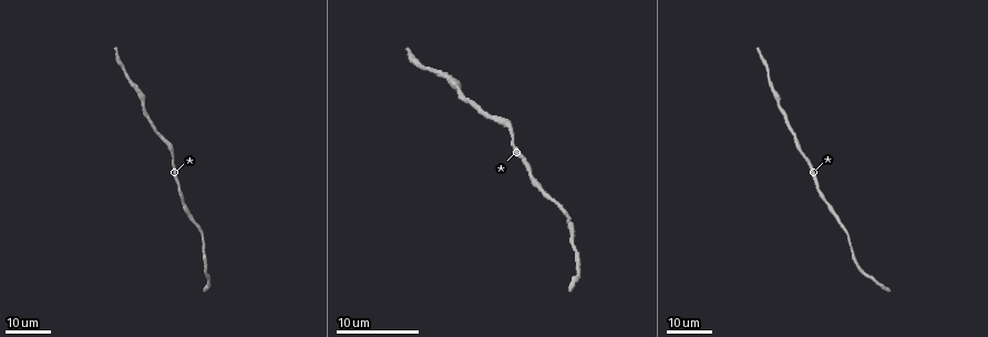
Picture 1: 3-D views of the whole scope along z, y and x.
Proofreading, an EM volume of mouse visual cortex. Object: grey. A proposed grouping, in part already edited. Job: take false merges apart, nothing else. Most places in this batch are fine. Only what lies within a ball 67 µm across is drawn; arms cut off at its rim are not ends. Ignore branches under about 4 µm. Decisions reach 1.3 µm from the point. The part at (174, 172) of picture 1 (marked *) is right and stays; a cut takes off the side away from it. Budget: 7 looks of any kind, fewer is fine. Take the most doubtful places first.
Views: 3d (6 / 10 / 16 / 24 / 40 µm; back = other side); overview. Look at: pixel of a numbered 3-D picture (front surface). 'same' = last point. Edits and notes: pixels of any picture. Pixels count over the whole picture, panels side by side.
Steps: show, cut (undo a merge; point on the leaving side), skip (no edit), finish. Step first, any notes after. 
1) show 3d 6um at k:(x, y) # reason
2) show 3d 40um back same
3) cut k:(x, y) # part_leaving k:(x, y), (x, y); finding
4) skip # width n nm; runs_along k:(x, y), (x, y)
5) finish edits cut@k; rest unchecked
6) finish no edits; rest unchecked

show 3d 24um at 1:(766, 69) # calibre changes

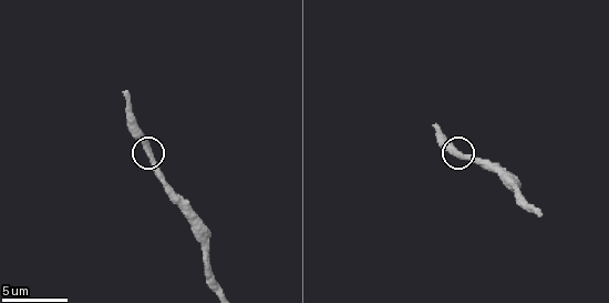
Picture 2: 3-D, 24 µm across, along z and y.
show 3d 6um at 2:(459, 156)

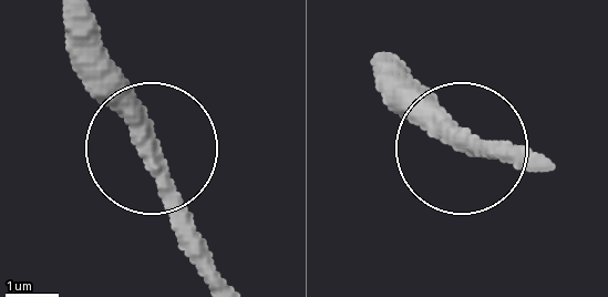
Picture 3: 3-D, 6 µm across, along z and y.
show 3d 6um back at 3:(147, 144)

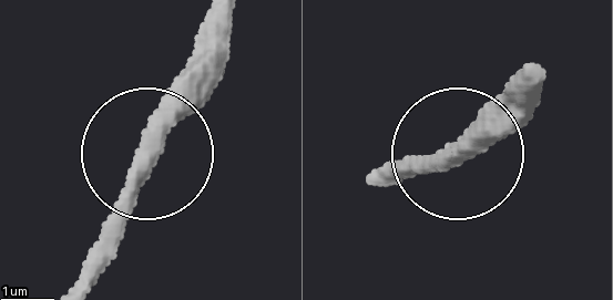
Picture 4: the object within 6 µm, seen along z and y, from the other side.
skip # width 380 nm; continuous, no second cell

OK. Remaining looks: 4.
show 3d 10um at 2:(181, 203) # thick turns thin

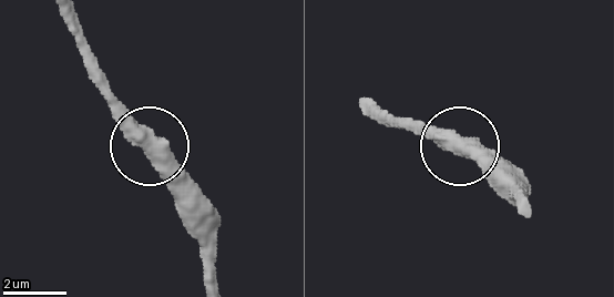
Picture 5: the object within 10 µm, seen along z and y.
skip # all the same cell

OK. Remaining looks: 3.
show 3d 16um at 1:(831, 203) # thick turns thin

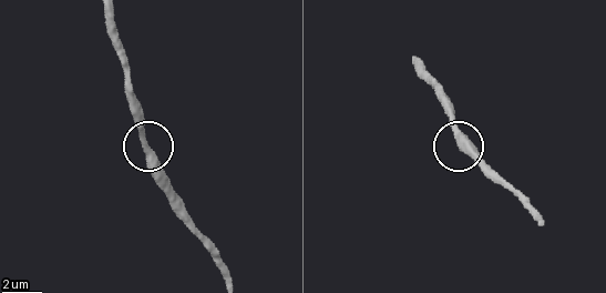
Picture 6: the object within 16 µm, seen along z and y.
show 3d 10um at 6:(148, 156)

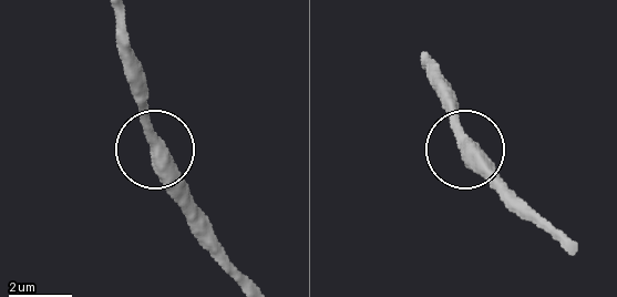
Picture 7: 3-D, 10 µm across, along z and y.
skip # runs_along 7:(114, 16), (148, 143), (198, 204); all the same cell

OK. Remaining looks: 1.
finish no edits; rest unchecked

